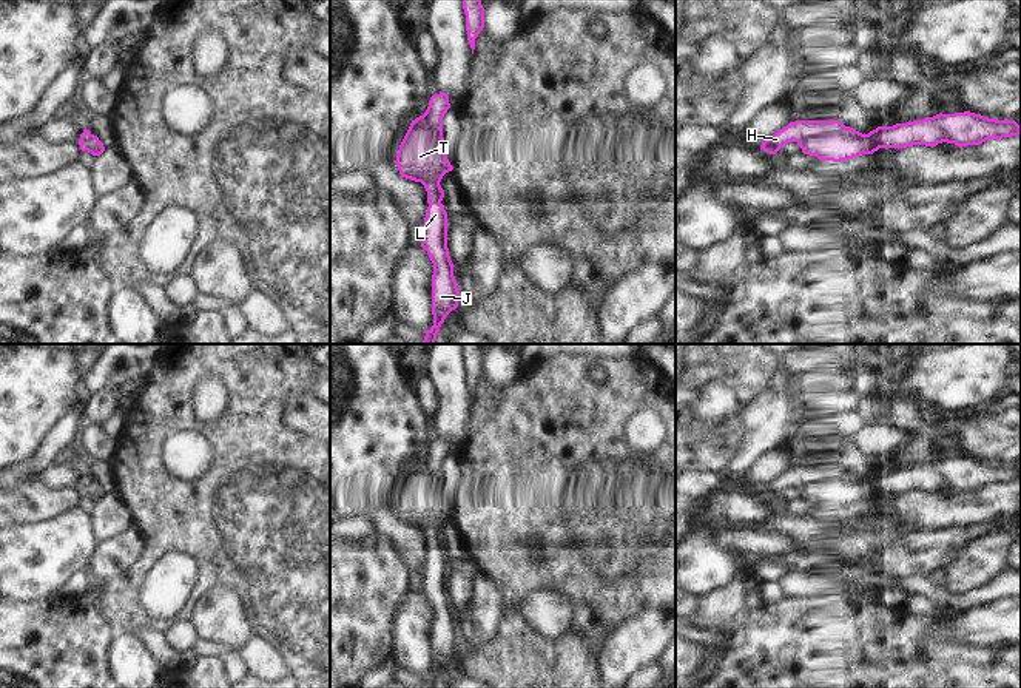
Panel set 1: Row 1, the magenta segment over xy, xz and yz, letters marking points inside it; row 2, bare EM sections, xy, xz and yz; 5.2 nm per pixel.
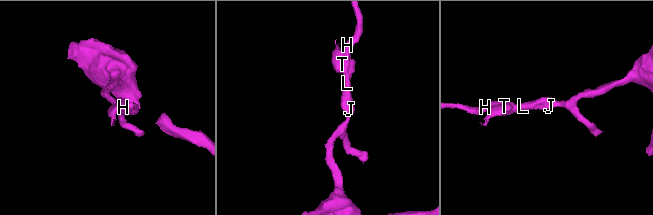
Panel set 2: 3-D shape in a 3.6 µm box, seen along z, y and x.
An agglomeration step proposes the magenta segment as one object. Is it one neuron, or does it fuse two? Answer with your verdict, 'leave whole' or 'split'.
split

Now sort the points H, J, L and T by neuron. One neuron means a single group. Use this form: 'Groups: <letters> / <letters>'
Groups: H J L / T

